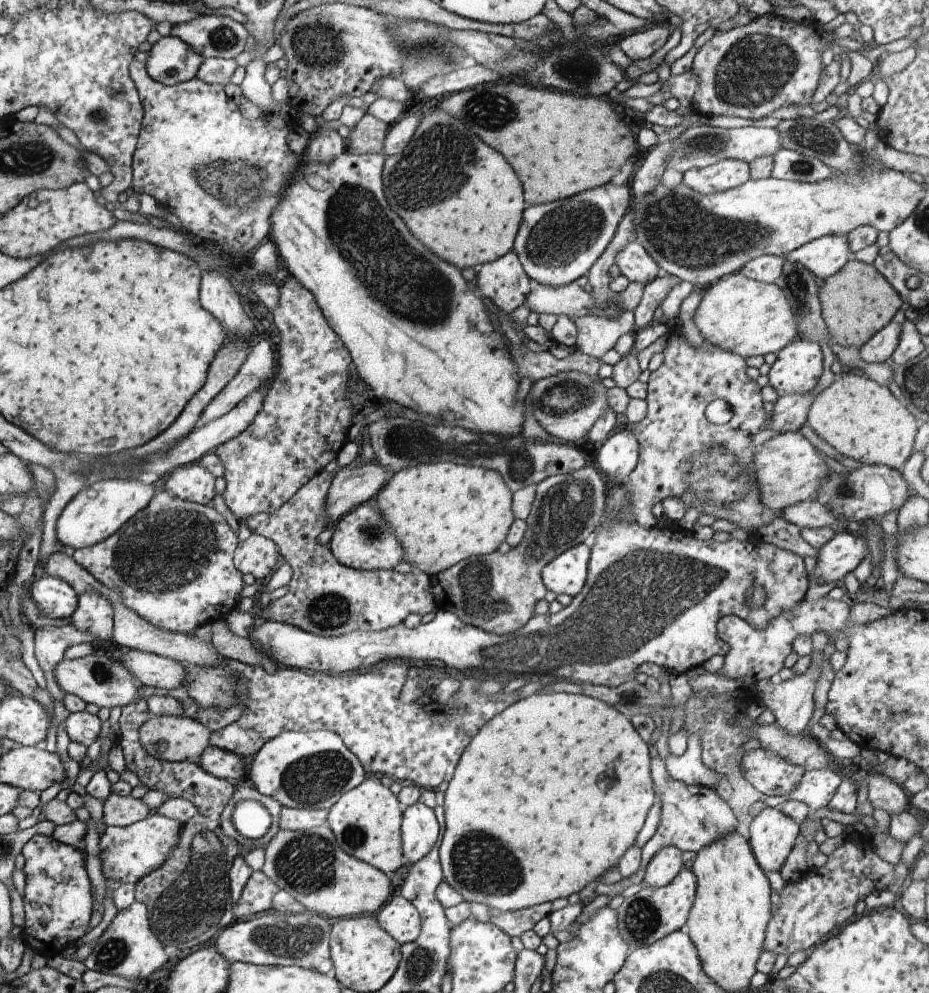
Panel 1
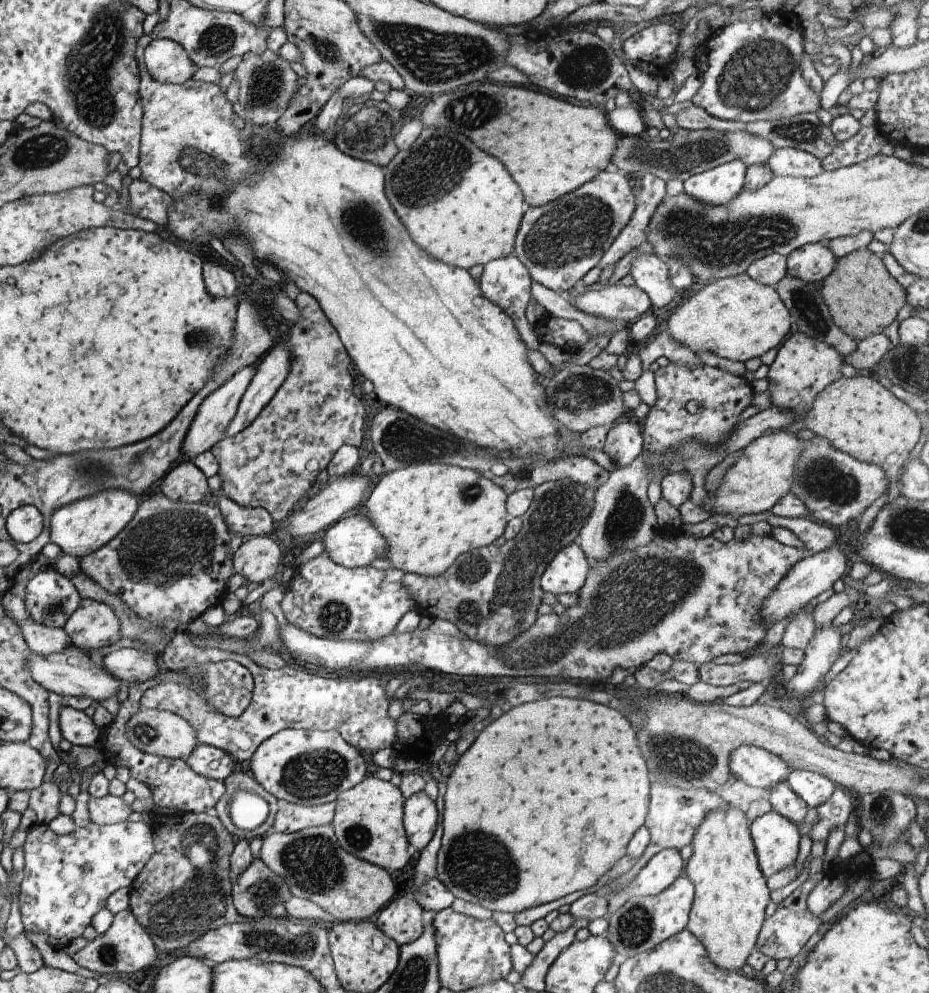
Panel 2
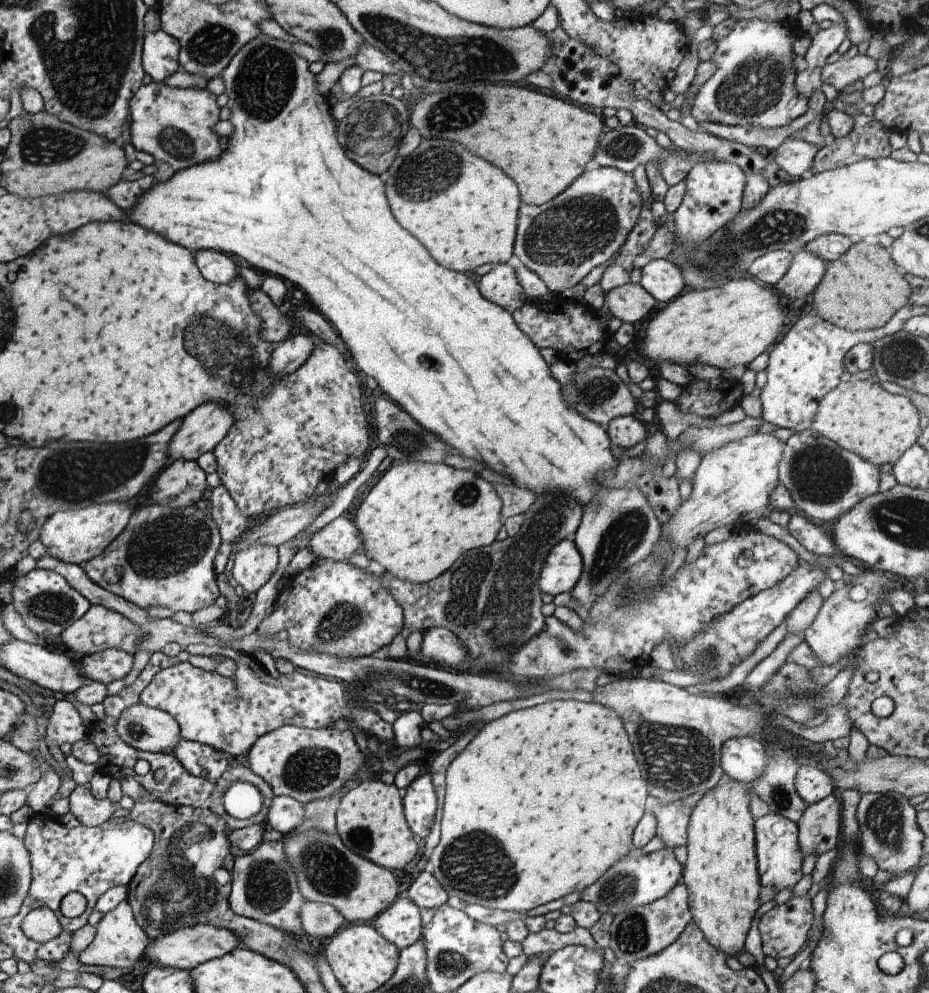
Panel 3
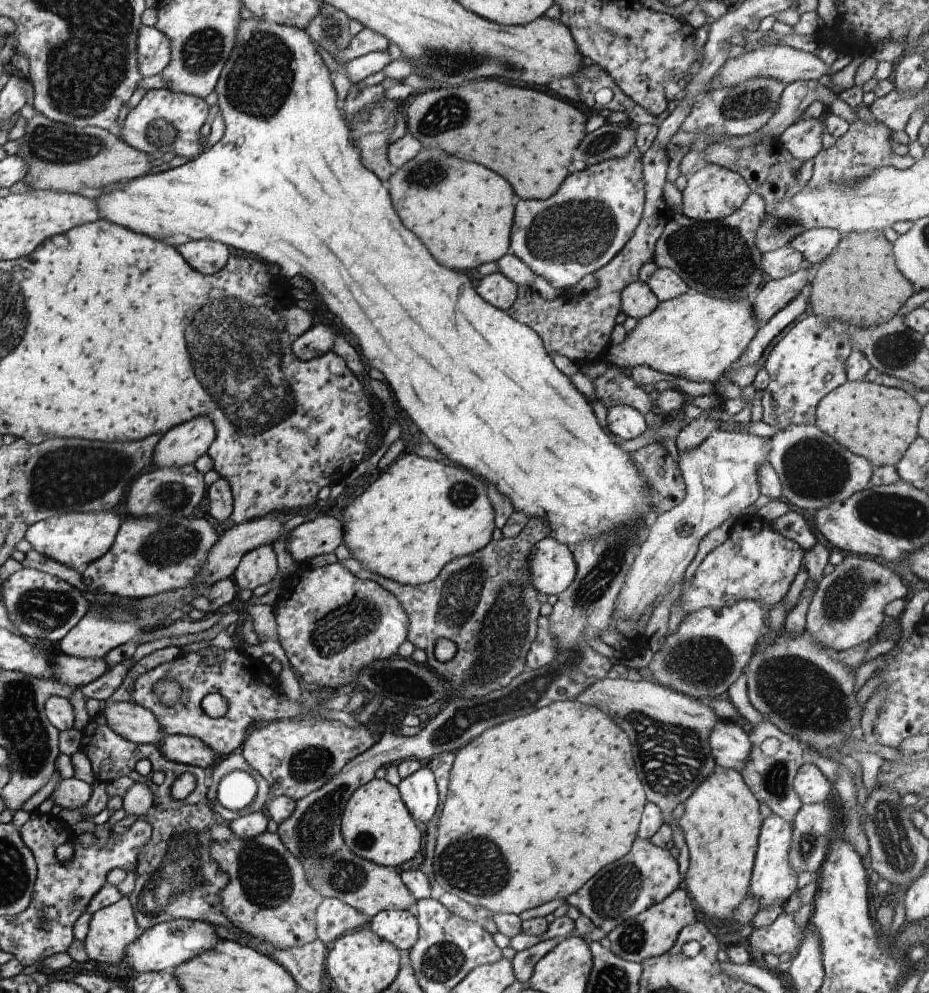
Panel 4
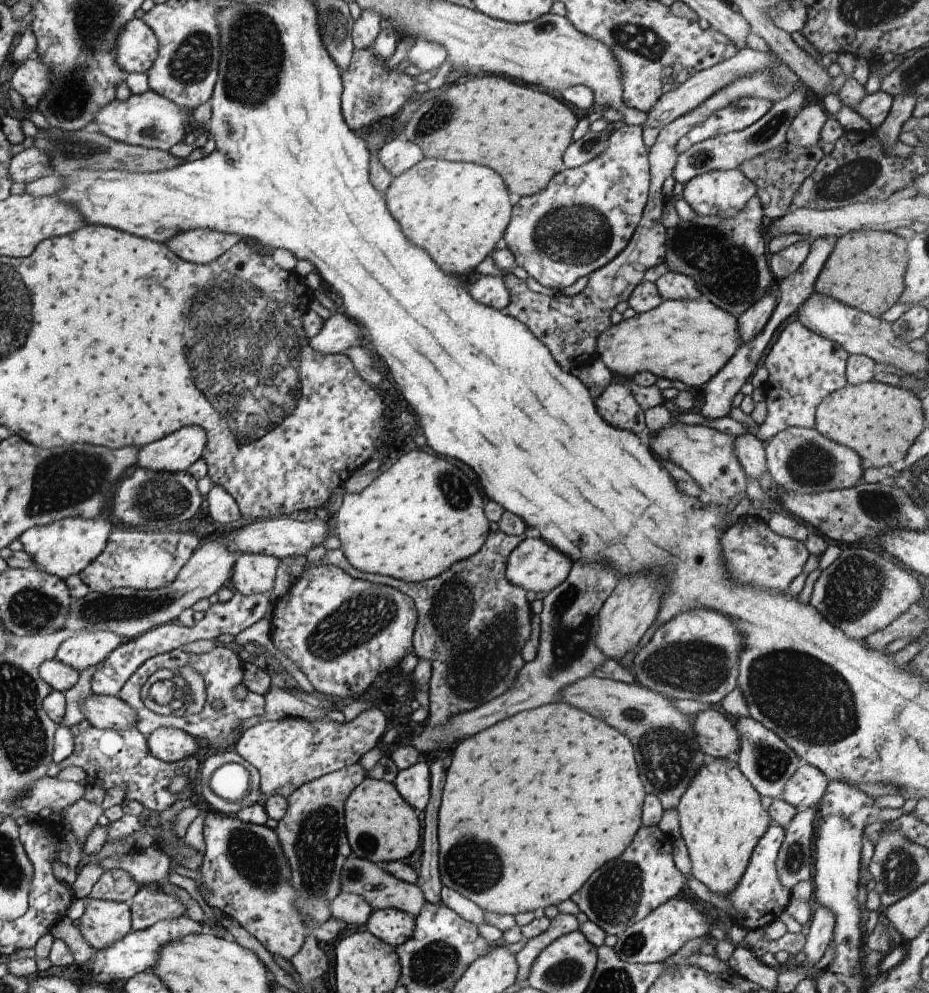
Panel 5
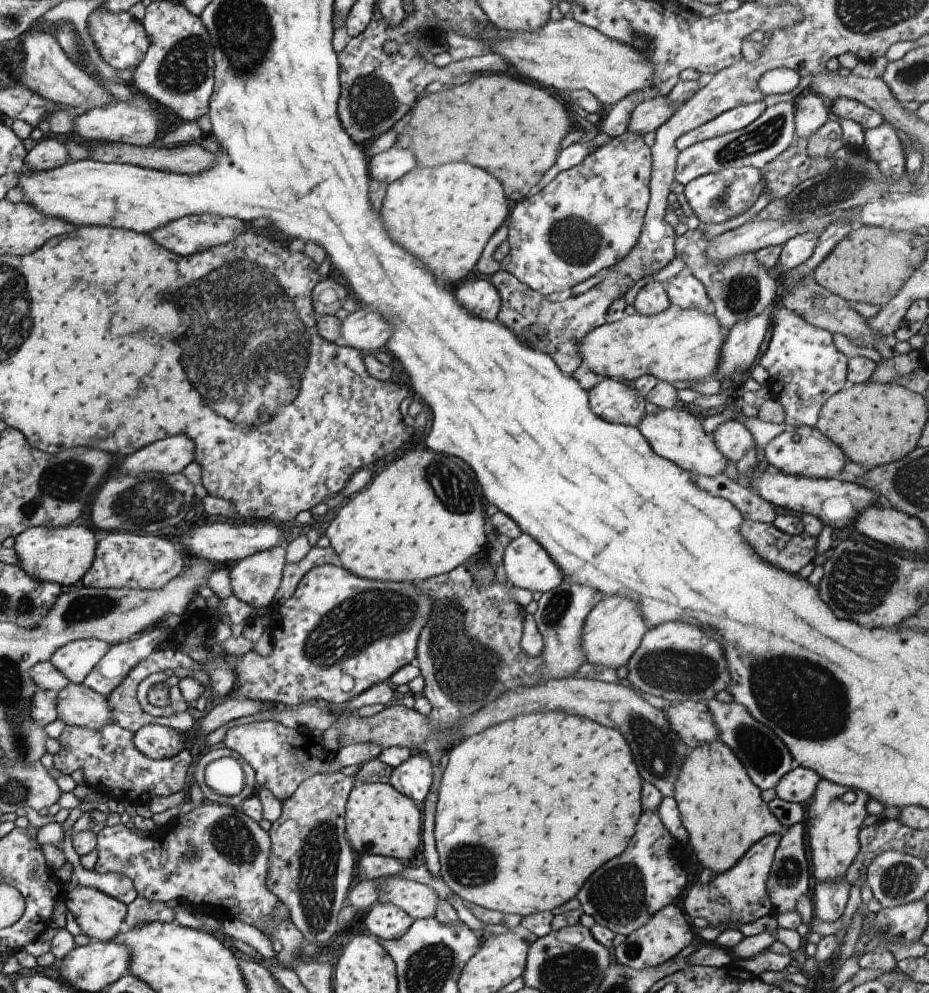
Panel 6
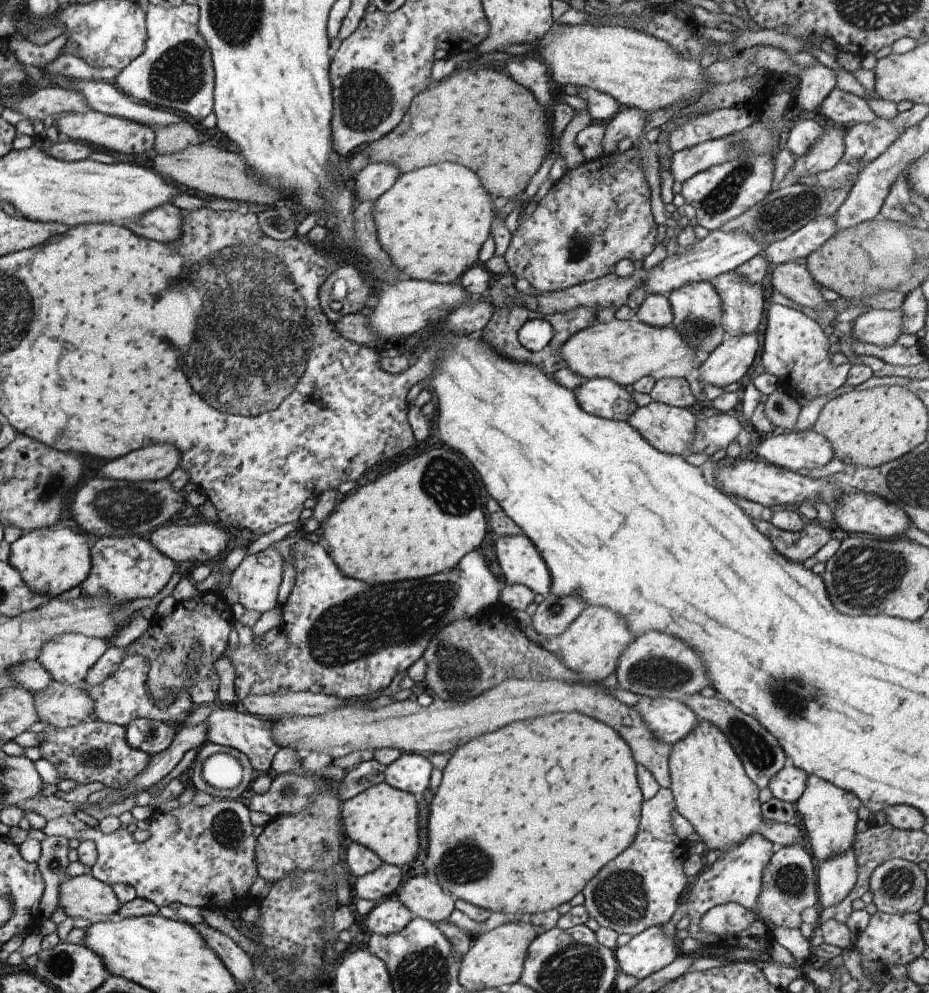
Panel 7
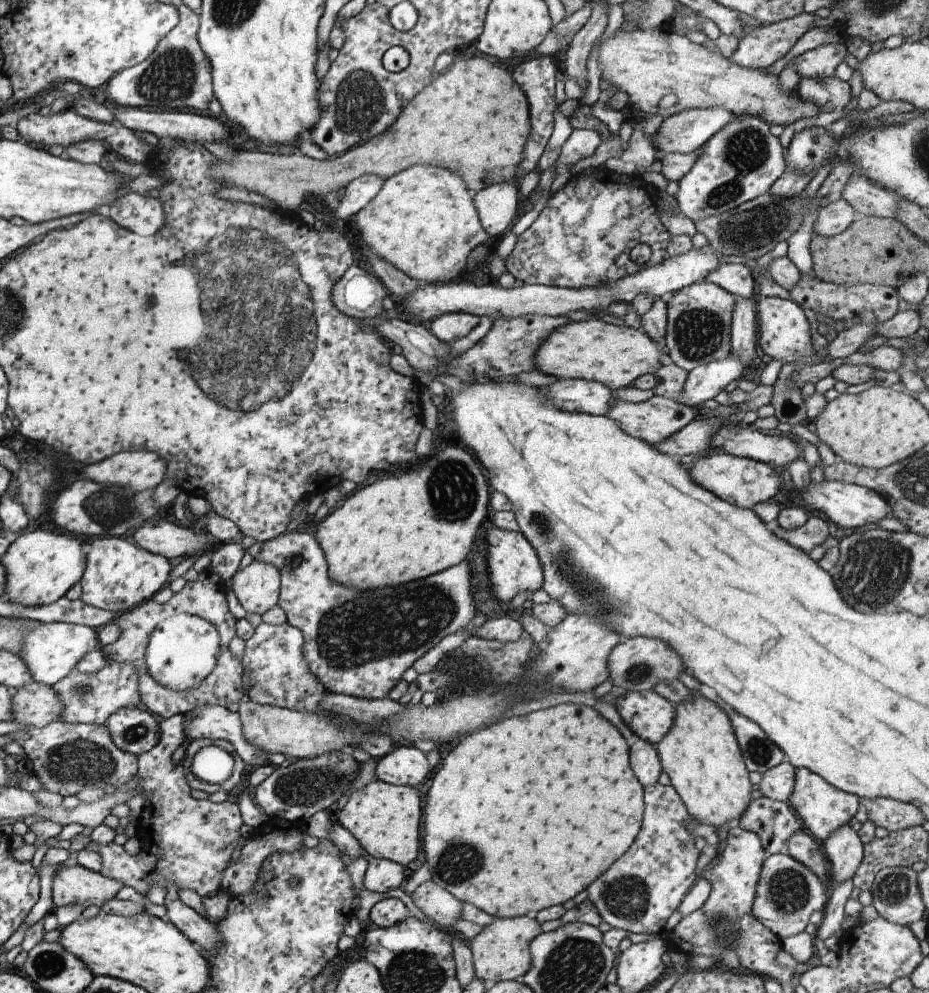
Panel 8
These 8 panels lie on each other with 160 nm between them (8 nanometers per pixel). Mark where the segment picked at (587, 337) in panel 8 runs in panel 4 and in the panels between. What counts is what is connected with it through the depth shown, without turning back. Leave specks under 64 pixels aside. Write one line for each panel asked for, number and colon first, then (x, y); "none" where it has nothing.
4: (695, 336)
5: (688, 340)
6: (678, 344)
7: (623, 351)

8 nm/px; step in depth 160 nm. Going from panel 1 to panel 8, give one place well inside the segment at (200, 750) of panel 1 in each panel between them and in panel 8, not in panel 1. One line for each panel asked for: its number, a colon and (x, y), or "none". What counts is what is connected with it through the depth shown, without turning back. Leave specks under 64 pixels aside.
2: (158, 732)
3: (150, 729)
4: (136, 723)
5: (102, 711)
6: (76, 705)
7: (61, 705)
8: (34, 705)

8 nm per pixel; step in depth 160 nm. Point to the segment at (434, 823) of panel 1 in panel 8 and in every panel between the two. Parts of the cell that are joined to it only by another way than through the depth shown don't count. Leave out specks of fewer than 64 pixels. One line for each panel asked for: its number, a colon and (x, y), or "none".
2: (421, 819)
3: (419, 798)
4: (419, 792)
5: (413, 784)
6: (413, 778)
7: (411, 772)
8: (406, 765)

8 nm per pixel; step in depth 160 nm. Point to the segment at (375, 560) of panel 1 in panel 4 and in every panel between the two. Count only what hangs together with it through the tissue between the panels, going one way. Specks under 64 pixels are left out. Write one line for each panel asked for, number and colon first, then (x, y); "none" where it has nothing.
2: (351, 542)
3: (340, 538)
4: (321, 535)

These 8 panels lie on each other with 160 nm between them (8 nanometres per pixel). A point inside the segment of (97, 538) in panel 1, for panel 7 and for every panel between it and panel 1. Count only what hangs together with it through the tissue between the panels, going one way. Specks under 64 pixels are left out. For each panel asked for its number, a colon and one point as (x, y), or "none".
2: (83, 527)
3: (75, 536)
4: (75, 540)
5: (67, 546)
6: (63, 555)
7: (51, 560)

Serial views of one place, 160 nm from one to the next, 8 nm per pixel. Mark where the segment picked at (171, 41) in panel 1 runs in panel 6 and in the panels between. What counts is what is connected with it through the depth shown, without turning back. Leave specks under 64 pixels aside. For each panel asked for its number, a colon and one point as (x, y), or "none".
2: (166, 61)
3: (161, 59)
4: (153, 51)
5: (137, 46)
6: (121, 40)

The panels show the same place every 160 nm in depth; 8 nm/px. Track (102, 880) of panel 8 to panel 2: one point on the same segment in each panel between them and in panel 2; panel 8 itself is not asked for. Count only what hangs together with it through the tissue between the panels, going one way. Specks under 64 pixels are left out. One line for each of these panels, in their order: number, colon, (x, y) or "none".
2: (126, 947)
3: (119, 941)
4: (112, 928)
5: (104, 922)
6: (100, 916)
7: (84, 895)

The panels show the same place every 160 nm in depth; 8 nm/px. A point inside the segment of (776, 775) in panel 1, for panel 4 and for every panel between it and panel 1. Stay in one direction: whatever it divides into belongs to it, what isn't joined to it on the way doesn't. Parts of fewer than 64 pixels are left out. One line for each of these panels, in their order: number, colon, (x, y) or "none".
2: (755, 766)
3: (743, 759)
4: (730, 746)

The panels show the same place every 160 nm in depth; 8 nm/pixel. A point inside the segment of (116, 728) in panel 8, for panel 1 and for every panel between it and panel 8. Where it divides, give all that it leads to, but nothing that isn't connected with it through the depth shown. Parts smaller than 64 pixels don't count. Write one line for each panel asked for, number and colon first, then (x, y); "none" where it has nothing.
1: (222, 764)
2: (210, 762)
3: (199, 759)
4: (183, 749)
5: (169, 744)
6: (157, 741)
7: (148, 735)

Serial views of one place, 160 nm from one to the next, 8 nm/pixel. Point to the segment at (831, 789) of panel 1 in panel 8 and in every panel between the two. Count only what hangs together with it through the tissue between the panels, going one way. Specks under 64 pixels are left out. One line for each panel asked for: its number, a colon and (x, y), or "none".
2: (813, 788)
3: (812, 782)
4: (811, 785)
5: (807, 785)
6: (797, 786)
7: (788, 784)
8: (777, 783)

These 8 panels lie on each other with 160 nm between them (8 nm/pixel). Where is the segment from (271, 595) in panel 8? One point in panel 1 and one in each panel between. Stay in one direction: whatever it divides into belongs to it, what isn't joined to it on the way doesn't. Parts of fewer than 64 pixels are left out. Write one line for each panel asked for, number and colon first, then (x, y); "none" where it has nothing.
1: (257, 555)
2: (260, 558)
3: (253, 567)
4: (258, 567)
5: (252, 574)
6: (255, 579)
7: (255, 582)

